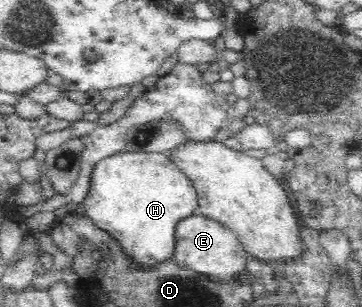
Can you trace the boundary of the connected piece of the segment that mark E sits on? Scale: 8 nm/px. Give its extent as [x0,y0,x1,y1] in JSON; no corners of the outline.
[172,213,248,284]

